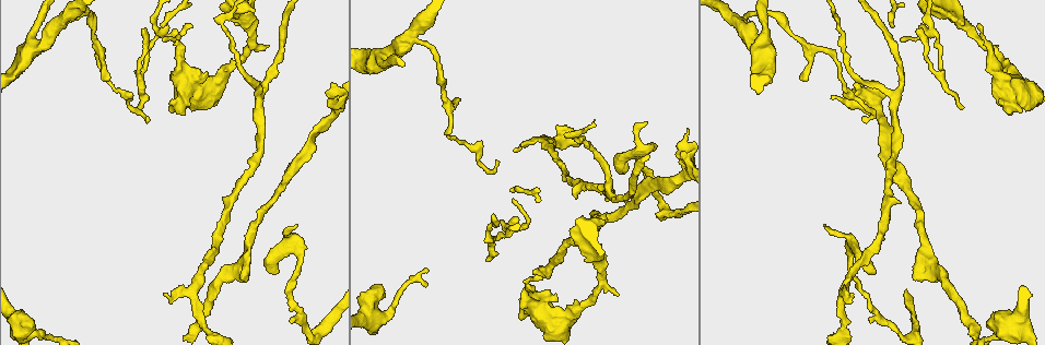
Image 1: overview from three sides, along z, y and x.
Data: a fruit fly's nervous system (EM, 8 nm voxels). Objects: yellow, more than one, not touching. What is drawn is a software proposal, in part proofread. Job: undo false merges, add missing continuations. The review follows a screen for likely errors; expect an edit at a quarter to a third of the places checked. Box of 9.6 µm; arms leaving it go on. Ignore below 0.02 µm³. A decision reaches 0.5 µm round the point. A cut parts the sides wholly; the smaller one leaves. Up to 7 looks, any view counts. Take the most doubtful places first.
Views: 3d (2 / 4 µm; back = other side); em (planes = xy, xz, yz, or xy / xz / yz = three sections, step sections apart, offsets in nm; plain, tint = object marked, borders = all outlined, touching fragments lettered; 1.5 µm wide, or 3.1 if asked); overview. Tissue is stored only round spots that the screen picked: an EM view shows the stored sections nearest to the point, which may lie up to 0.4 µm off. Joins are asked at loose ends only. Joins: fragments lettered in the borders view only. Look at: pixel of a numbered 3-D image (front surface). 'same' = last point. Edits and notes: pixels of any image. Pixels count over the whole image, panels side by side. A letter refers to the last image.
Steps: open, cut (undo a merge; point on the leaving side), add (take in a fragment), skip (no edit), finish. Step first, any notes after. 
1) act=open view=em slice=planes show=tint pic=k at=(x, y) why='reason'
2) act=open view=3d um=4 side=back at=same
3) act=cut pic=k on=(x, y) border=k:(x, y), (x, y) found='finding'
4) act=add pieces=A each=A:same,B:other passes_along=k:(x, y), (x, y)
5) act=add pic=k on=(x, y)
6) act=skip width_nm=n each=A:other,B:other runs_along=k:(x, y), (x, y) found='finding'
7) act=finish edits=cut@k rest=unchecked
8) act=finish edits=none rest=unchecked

act=open view=em slice=planes show=plain pic=1 at=(914, 279) why='an open end'

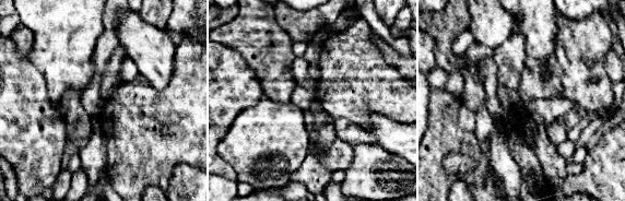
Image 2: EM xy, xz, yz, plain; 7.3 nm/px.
act=open view=em slice=planes show=tint at=same

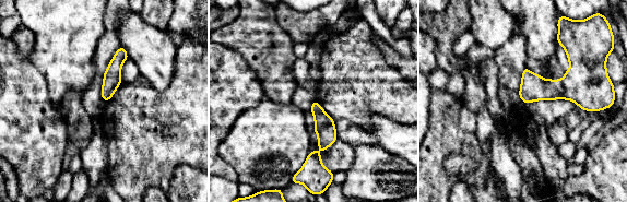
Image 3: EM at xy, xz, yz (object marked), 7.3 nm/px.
act=open view=em slice=planes show=borders at=same why='see the neighbours'

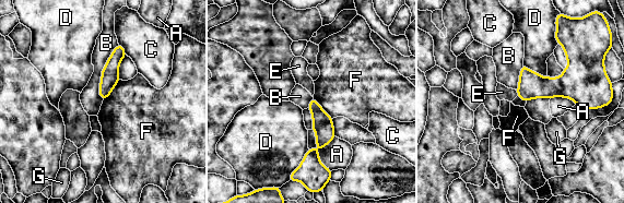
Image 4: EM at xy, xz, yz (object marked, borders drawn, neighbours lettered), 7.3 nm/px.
act=skip each=A:other,B:other,C:other,D:other,E:other,F:other,G:other border=4:(118, 44), (102, 71), (102, 99) found='none of them fits'

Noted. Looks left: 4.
act=open view=em slice=yz step=4 show=tint pic=1 at=(163, 42) why='branch stops here'

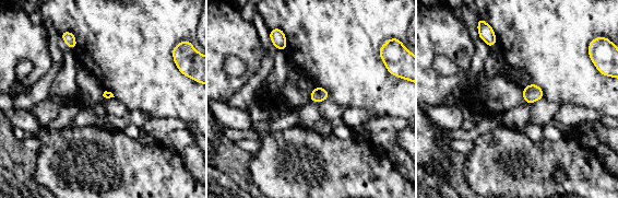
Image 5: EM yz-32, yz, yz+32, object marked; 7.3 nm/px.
act=open view=em slice=planes show=borders at=same

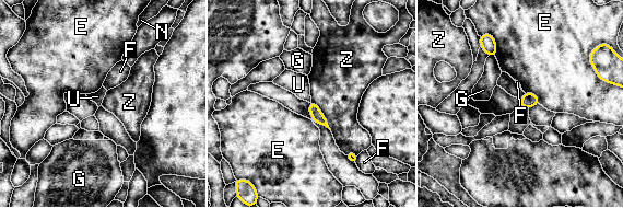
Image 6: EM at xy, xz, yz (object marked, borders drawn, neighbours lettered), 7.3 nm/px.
act=skip width_nm=80 each=E:other,F:other,G:other,N:other,U:other,Z:other border=6:(312, 101), (318, 107), (331, 129) found='no lettered fragment goes on from it'

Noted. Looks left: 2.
act=open view=em slice=xy step=4 show=borders pic=1 at=(979, 26)

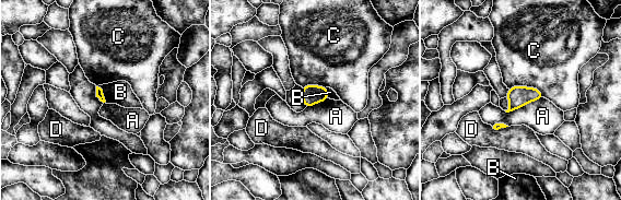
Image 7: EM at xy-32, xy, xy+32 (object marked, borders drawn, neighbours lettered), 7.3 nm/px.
act=skip each=A:other,B:other,C:other,D:other border=7:(542, 96), (512, 110), (504, 110) found='none of them fits'

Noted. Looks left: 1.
act=finish edits=none rest=unchecked

